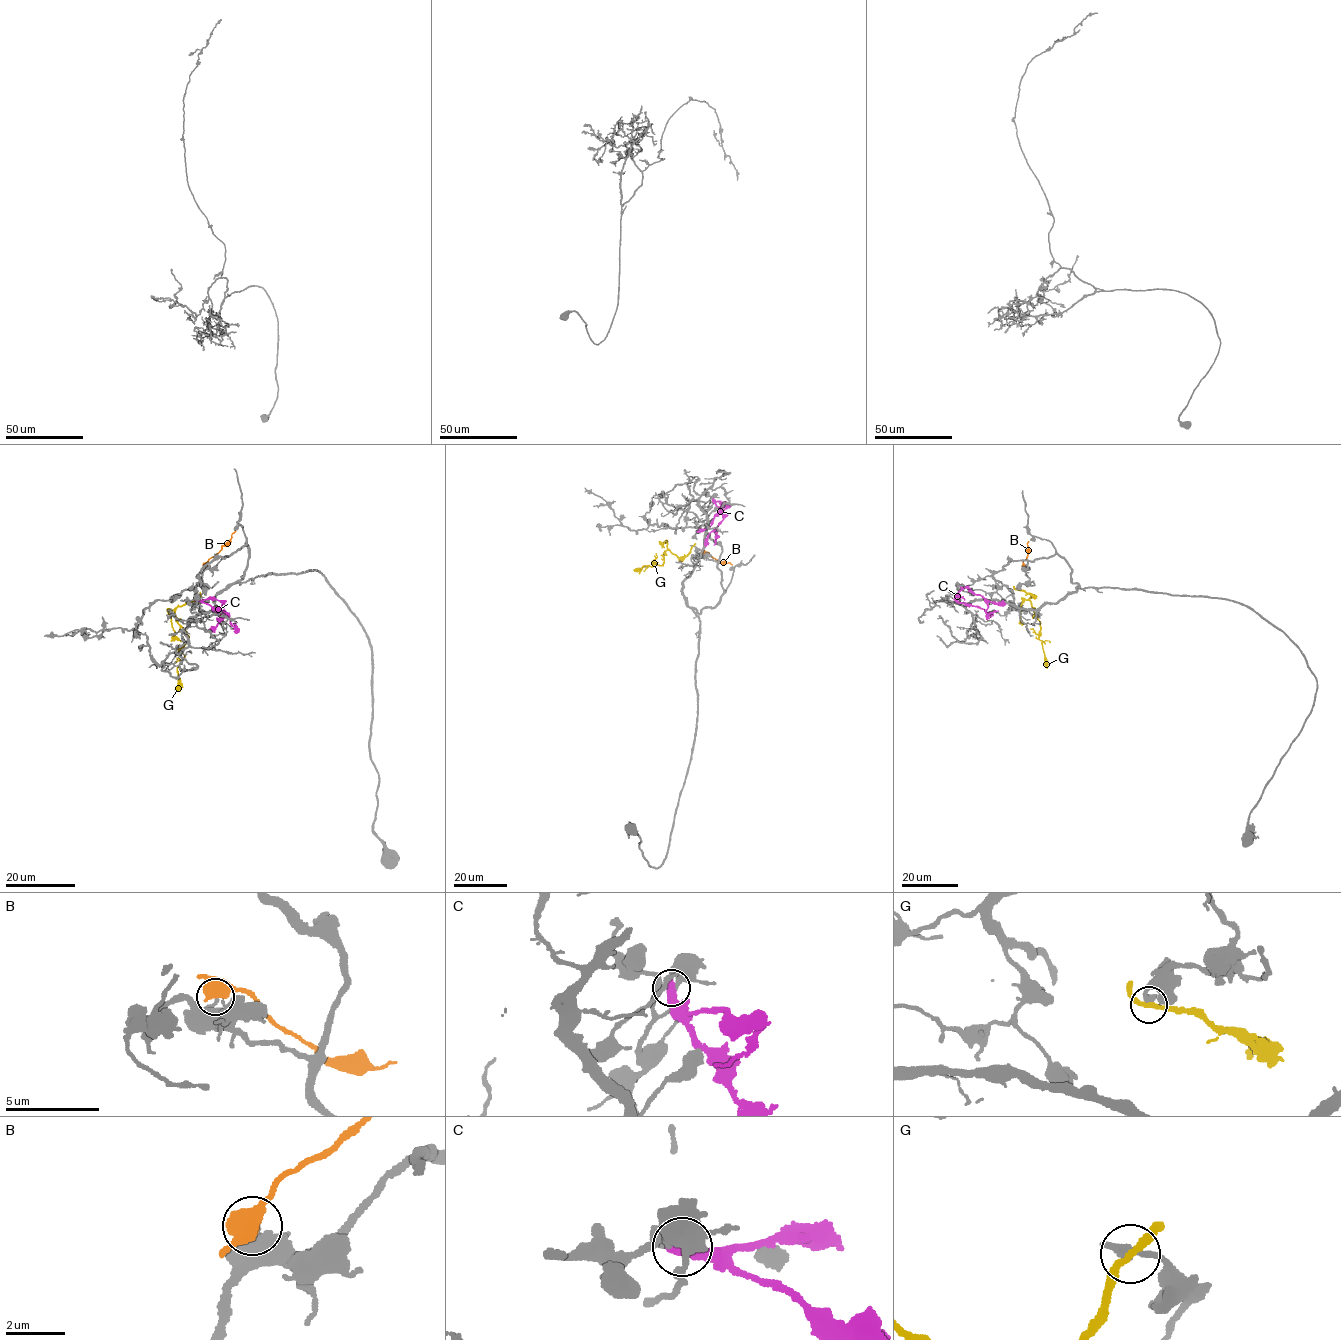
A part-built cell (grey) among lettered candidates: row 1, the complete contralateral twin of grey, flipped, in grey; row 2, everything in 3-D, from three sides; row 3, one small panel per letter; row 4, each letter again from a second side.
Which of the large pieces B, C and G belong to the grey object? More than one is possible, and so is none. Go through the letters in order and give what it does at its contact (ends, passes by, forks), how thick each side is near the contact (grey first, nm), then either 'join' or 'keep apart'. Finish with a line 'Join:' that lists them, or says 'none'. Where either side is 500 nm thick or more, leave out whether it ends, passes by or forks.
B: 260/500 nm | keep apart
C: it ends | 240/380 nm | keep apart
G: it passes by | 380/240 nm | keep apart
Join: none

